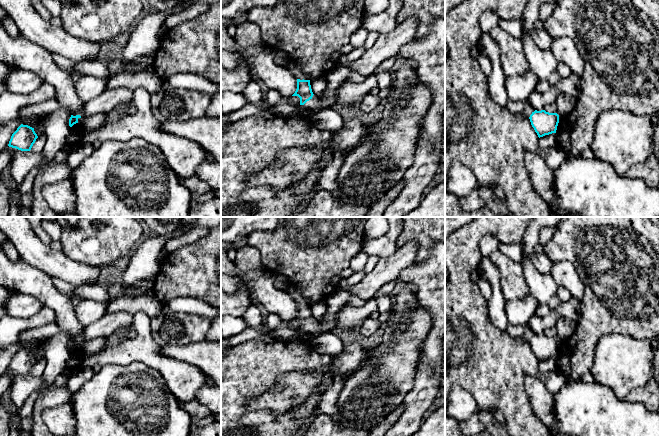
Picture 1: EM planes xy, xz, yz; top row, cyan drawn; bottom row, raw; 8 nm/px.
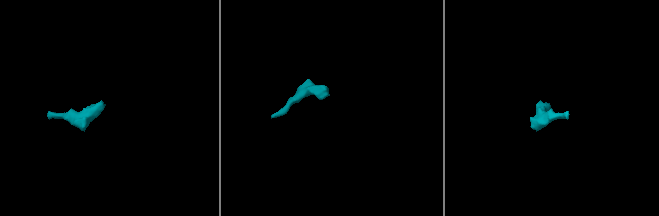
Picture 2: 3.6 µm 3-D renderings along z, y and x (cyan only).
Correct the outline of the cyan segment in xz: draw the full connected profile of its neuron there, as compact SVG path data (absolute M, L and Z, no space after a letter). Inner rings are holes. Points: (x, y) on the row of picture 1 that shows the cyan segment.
M297 79L297 89L292 96L298 96L300 105L305 106L310 111L323 110L323 107L320 105L320 98L316 97L312 92L310 80Z

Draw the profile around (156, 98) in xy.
M162 86L156 93L151 95L151 99L150 99L151 107L152 107L152 110L156 114L158 114L159 106L160 106L160 103L162 101L162 98L163 98L163 95L164 95L165 91L166 90Z

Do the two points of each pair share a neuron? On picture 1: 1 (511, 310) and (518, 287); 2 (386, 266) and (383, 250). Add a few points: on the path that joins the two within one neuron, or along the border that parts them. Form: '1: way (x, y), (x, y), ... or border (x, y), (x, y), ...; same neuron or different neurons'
1: border (529, 294), (520, 298), (506, 300); different neurons
2: border (396, 249), (388, 256), (380, 258); different neurons

